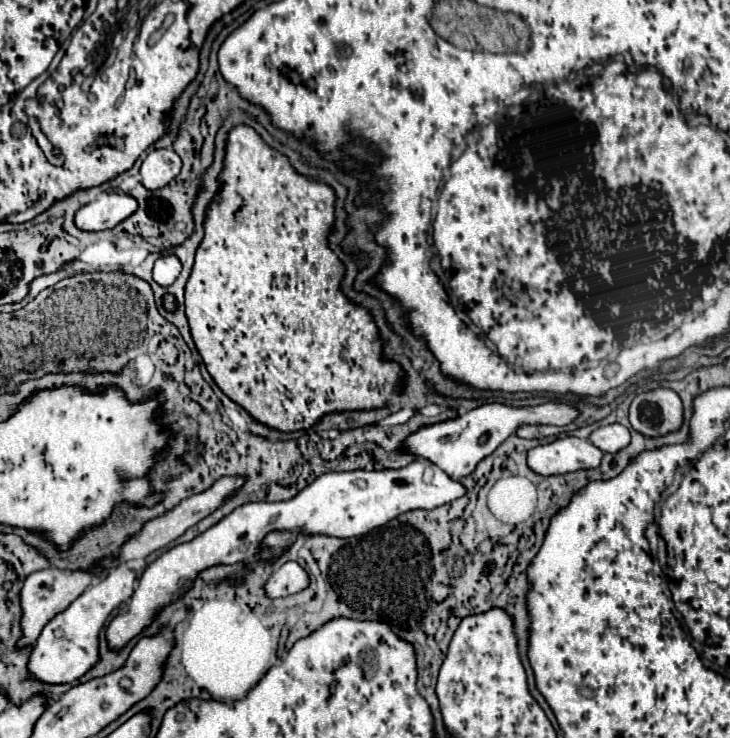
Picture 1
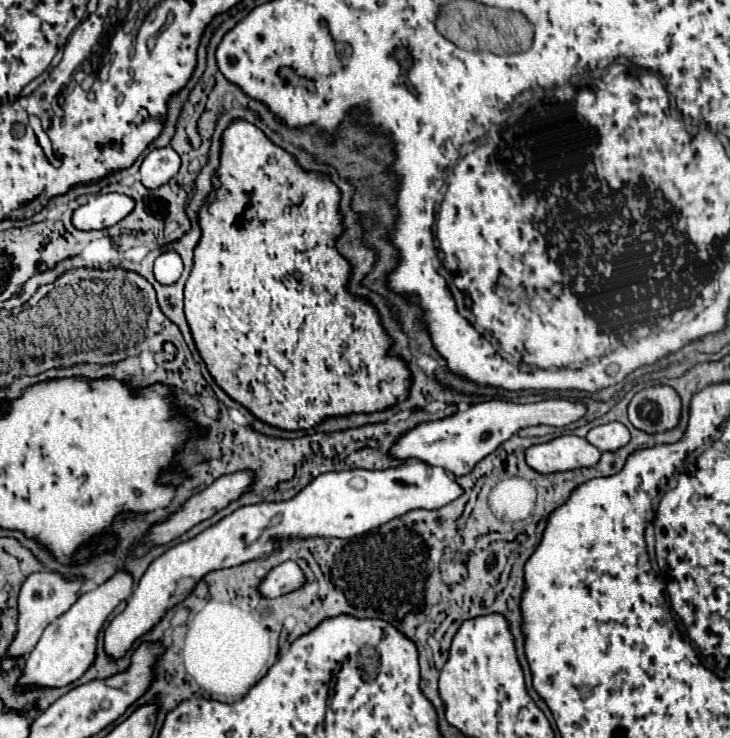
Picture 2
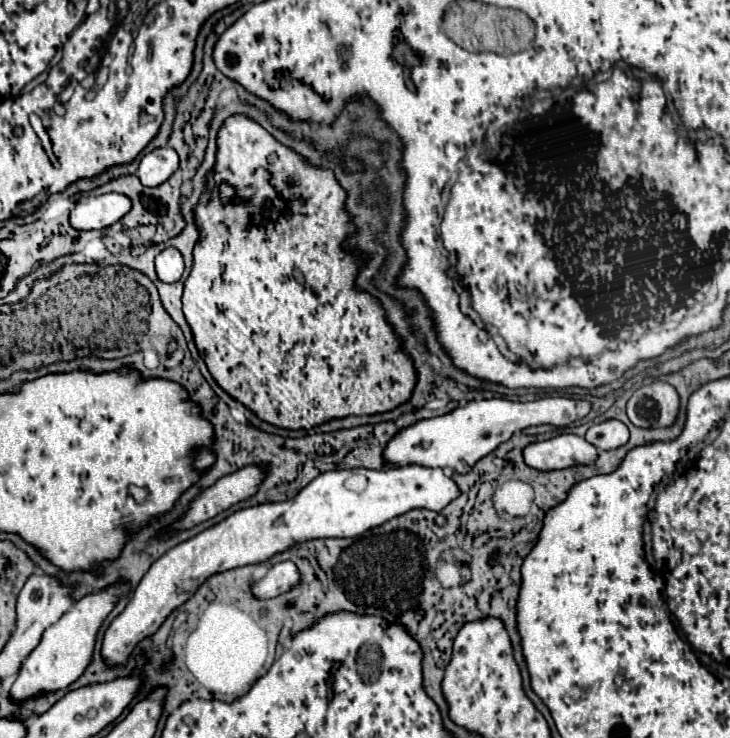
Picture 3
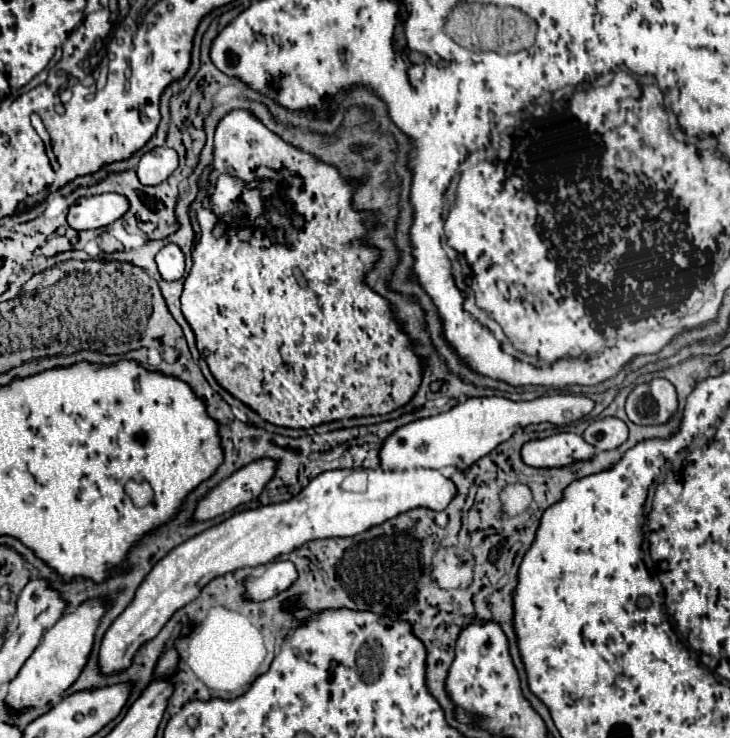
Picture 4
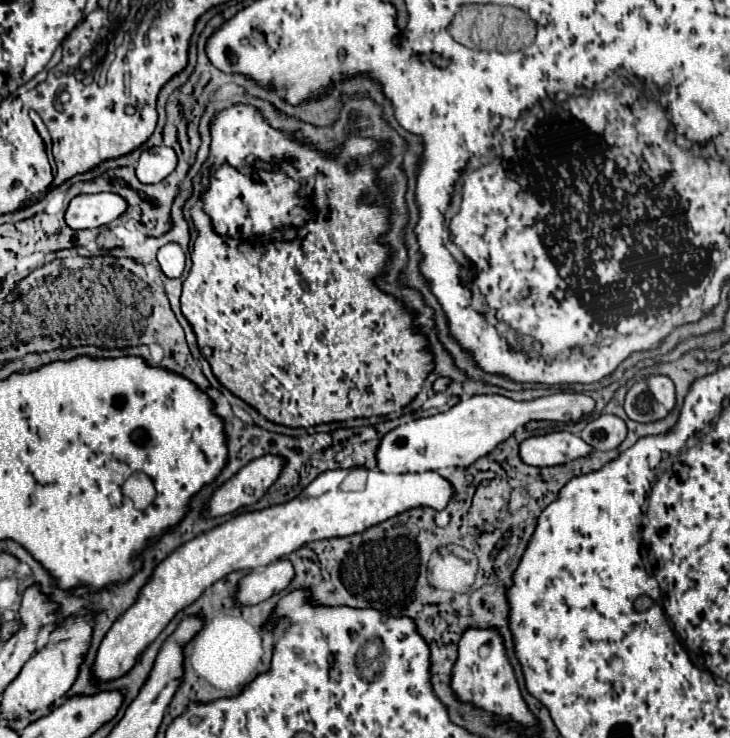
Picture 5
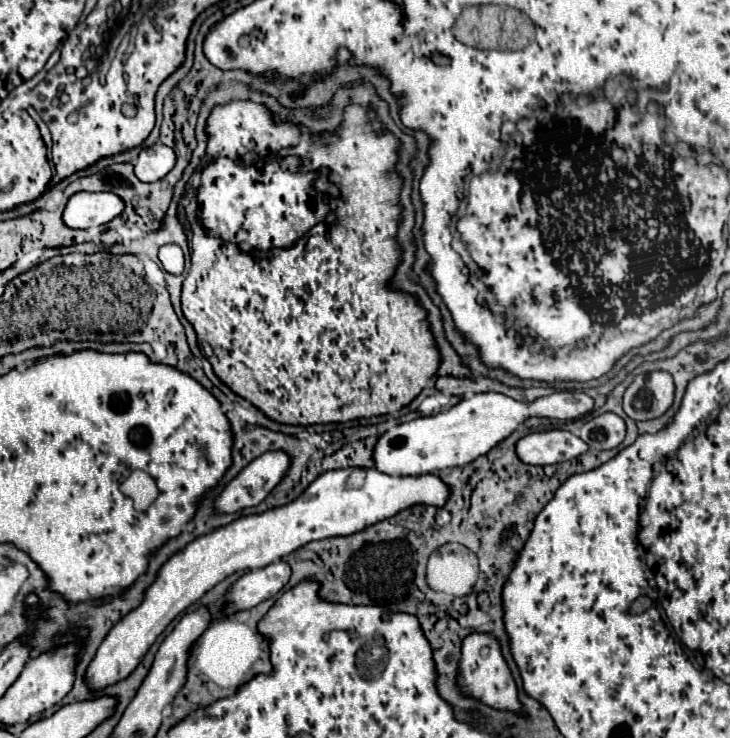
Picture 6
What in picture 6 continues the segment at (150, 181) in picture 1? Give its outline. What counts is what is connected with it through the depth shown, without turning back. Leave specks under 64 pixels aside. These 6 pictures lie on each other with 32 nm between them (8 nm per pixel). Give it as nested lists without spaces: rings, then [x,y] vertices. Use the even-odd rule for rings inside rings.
[[[154,144],[140,152],[134,172],[142,182],[158,182],[174,168],[174,164],[176,164],[174,150],[164,144]]]

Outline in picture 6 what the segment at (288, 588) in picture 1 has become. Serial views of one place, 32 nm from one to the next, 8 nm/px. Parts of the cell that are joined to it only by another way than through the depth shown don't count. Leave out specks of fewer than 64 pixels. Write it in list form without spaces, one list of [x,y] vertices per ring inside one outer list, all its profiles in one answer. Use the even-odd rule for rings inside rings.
[[[284,560],[272,562],[262,570],[252,570],[244,574],[226,594],[226,600],[228,600],[226,612],[252,608],[272,598],[288,584],[290,576],[292,576],[292,568]]]

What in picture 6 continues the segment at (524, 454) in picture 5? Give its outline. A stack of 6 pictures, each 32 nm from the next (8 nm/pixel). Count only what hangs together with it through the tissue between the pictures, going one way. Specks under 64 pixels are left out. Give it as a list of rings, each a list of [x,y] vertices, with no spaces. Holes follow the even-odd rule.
[[[550,430],[528,434],[516,444],[516,454],[524,464],[548,466],[572,460],[588,452],[588,444],[568,430]]]

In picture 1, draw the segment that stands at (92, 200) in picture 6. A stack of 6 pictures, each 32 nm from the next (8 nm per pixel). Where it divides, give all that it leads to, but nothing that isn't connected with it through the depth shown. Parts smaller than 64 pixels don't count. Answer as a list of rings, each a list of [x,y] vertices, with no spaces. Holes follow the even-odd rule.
[[[108,192],[100,194],[94,202],[86,204],[76,212],[76,226],[80,230],[112,230],[120,222],[124,222],[128,216],[132,216],[138,210],[138,202],[120,192]]]

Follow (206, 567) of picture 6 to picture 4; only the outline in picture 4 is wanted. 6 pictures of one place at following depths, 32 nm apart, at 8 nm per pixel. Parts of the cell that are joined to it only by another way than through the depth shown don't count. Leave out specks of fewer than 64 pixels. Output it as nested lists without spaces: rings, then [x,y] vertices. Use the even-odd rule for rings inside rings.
[[[330,470],[316,476],[298,496],[288,502],[248,508],[232,514],[228,520],[204,530],[202,534],[172,548],[158,560],[136,590],[128,608],[110,624],[100,646],[100,670],[112,674],[130,666],[134,652],[142,642],[152,640],[168,618],[188,602],[192,602],[202,586],[212,578],[244,566],[260,566],[272,562],[276,556],[300,548],[304,542],[318,538],[344,538],[366,532],[372,526],[408,512],[412,508],[444,510],[456,496],[456,486],[440,470],[404,470],[384,472],[366,470],[368,486],[364,492],[348,492],[342,488],[350,470]]]

